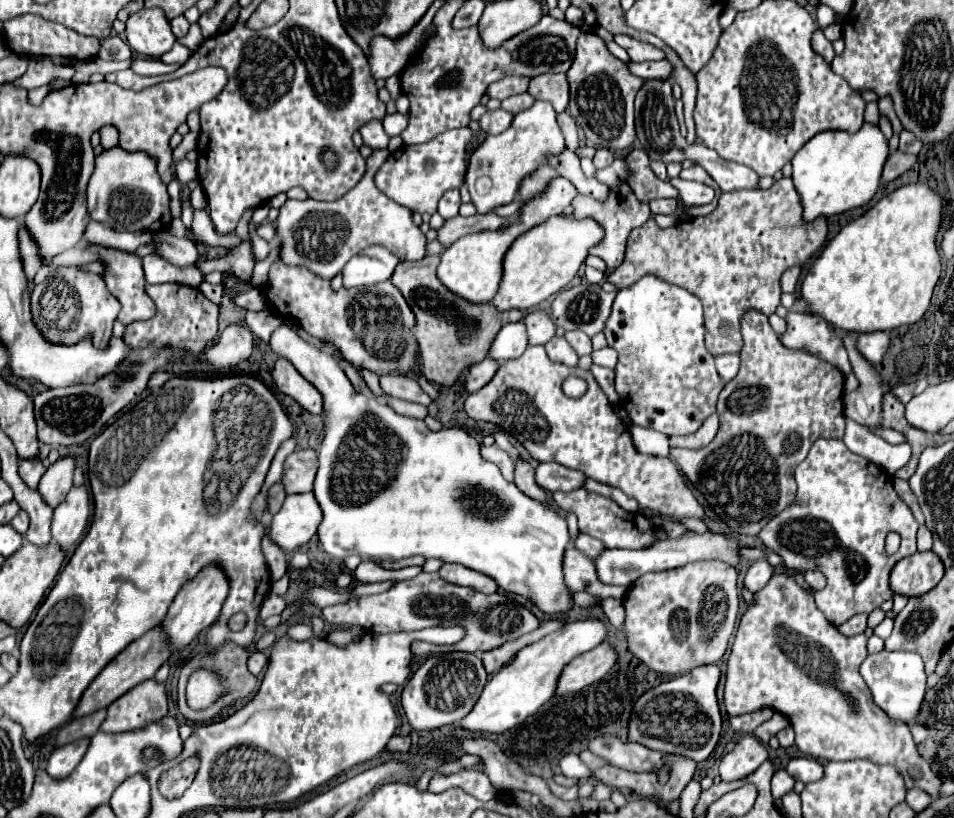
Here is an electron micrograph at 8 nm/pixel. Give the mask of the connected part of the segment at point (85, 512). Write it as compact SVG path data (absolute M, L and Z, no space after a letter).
M84 485L72 487L68 497L54 509L52 539L62 549L72 549L86 533L90 517L90 493Z

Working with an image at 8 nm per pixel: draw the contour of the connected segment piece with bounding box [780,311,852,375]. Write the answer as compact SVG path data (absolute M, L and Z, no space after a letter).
M790 311L786 315L786 321L788 321L788 329L780 337L786 347L810 351L820 359L826 359L828 363L838 367L844 375L852 371L842 337L836 335L832 329L828 329L828 325L820 321L820 317L808 317L808 313L804 311L800 313Z

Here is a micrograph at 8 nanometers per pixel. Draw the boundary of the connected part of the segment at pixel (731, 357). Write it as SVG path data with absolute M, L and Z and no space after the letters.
M734 353L716 357L716 369L718 369L718 373L720 373L724 383L728 383L728 381L732 381L736 377L738 367L740 367L740 357L734 355Z

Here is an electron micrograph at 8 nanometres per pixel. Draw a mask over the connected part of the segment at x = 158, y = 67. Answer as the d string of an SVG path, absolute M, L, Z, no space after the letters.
M136 57L132 63L132 69L140 75L164 75L176 71L178 63L164 63L160 59L148 59L148 57Z

